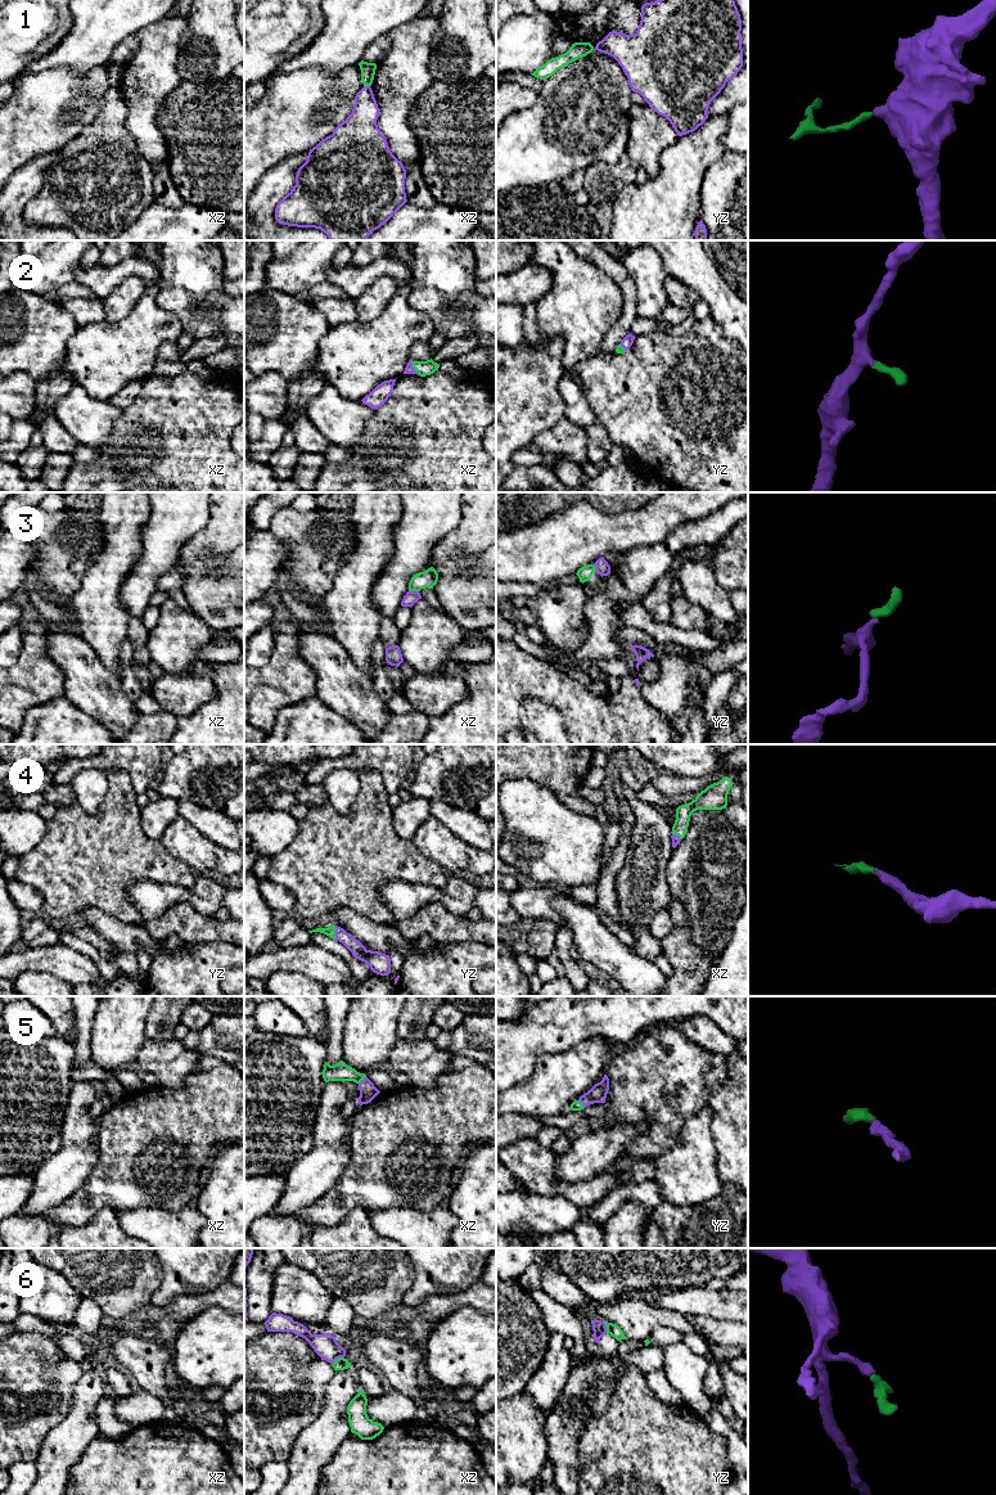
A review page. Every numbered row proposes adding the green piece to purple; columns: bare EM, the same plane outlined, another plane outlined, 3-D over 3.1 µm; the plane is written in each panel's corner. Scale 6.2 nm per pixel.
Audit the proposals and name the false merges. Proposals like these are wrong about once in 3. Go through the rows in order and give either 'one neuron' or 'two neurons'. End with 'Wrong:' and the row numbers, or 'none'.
1: two neurons
2: one neuron
3: two neurons
4: one neuron
5: one neuron
6: one neuron
Wrong: 1, 3

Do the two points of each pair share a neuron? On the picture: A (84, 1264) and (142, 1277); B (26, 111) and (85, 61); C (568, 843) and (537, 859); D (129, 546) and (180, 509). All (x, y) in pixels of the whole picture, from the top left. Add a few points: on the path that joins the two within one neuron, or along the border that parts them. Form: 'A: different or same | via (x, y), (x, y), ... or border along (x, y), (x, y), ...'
A: same | via (98, 1264), (113, 1264), (121, 1271), (127, 1273)
B: different | border along (103, 63), (84, 73), (67, 67), (44, 70)
C: same | via (560, 846), (550, 846), (545, 851)
D: different | border along (152, 509), (140, 531), (140, 555), (133, 567)

